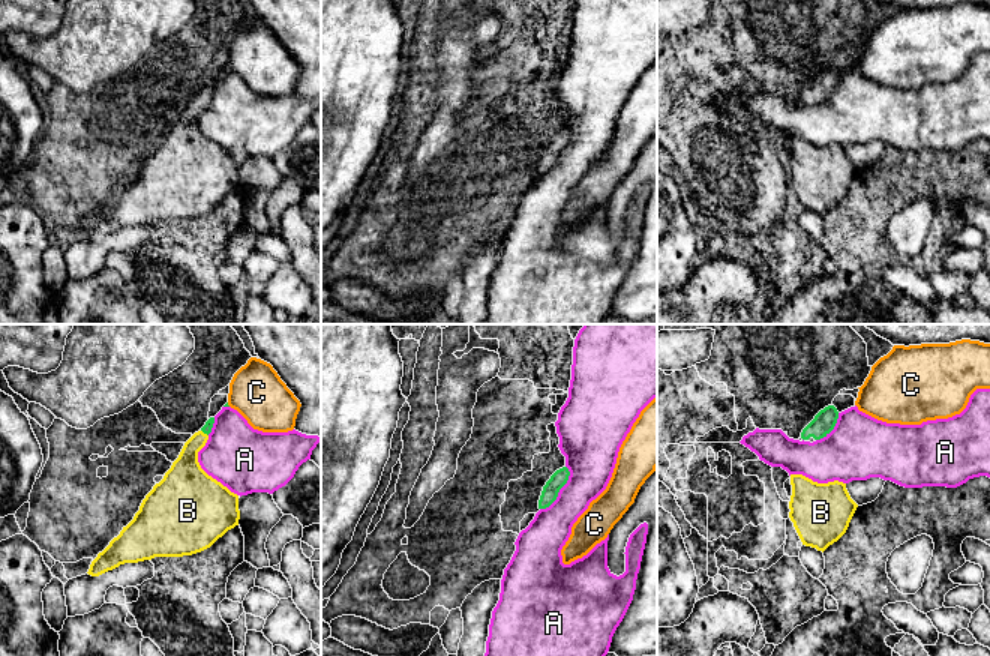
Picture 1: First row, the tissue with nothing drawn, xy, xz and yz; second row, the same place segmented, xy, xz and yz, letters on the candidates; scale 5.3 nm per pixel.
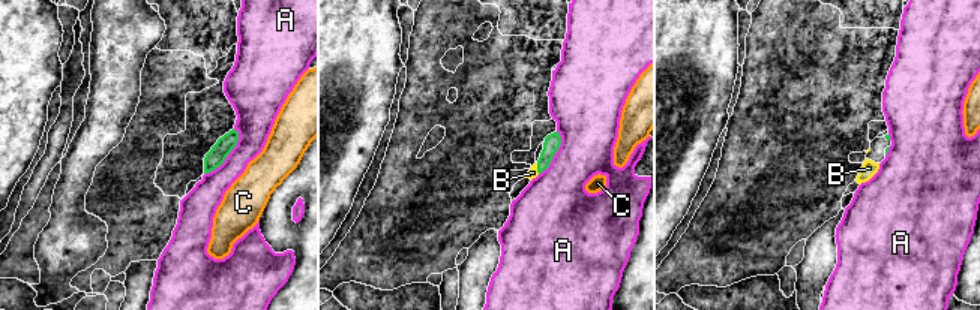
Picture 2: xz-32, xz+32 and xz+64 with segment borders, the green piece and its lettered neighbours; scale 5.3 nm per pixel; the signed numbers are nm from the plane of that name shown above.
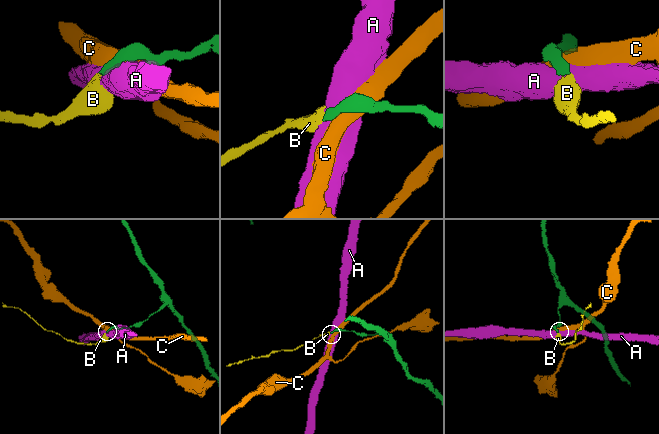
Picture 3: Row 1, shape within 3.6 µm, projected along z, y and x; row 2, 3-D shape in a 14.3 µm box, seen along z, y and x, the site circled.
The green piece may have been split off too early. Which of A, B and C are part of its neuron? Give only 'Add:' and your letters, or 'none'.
Add: B

